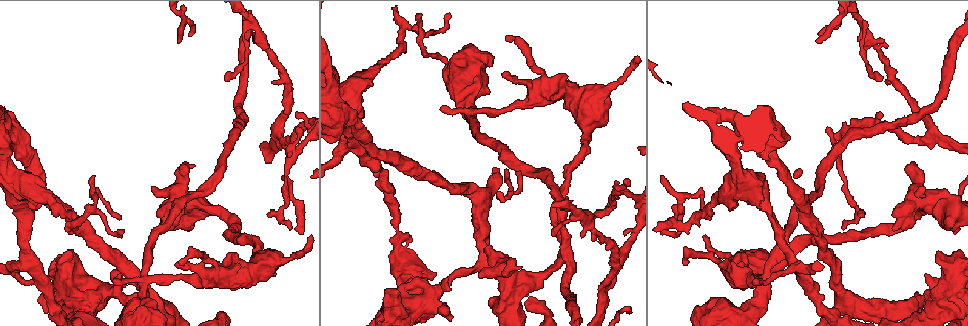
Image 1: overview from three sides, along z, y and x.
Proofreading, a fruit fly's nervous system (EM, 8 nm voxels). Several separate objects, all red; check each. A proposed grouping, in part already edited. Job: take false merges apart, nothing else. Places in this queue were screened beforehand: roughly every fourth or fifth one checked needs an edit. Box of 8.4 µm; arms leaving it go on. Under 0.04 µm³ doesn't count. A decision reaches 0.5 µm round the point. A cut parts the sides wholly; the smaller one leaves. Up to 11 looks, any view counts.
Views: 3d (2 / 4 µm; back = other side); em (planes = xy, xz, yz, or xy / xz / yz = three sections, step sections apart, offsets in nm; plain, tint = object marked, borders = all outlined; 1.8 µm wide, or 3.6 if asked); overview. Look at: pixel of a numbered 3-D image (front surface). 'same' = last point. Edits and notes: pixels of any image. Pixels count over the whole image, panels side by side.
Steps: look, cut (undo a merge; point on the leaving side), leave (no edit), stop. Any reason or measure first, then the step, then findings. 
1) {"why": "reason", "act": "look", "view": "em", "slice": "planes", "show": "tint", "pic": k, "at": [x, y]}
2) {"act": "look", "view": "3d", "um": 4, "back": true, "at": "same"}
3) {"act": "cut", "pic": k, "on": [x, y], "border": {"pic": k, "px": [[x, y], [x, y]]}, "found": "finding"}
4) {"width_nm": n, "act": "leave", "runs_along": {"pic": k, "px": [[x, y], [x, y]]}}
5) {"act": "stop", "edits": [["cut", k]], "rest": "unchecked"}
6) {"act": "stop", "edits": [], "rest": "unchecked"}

{"why": "three-way junction", "act": "look", "view": "em", "slice": "xy", "step": 4, "show": "plain", "pic": 1, "at": [789, 255]}

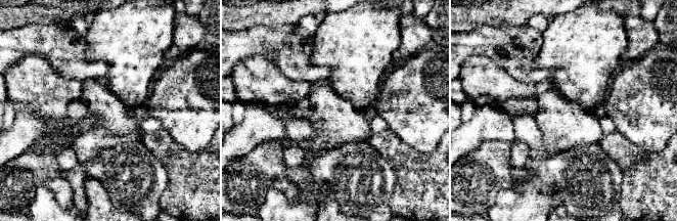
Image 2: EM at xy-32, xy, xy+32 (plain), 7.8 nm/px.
{"why": "with the object marked", "act": "look", "view": "em", "slice": "xy", "step": 4, "show": "tint", "at": "same"}

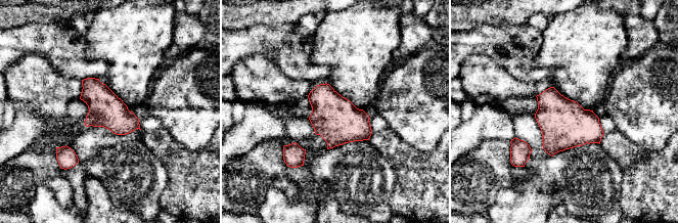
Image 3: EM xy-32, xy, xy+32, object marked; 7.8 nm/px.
{"act": "leave", "found": "all the same neuron"}

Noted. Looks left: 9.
{"why": "sharp bend", "act": "look", "view": "em", "slice": "planes", "show": "borders", "pic": 1, "at": [79, 222]}

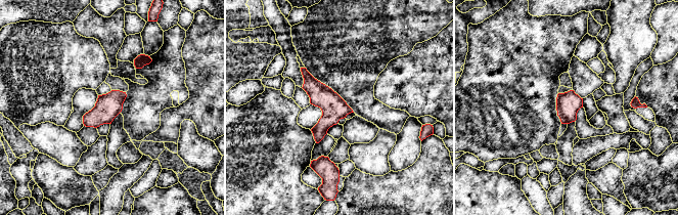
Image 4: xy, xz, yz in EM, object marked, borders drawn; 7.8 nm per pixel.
{"act": "leave", "found": "continuous, no second neuron"}

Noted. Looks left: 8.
{"why": "sudden change in width", "act": "look", "view": "em", "slice": "yz", "step": 16, "show": "tint", "pic": 1, "at": [469, 115]}

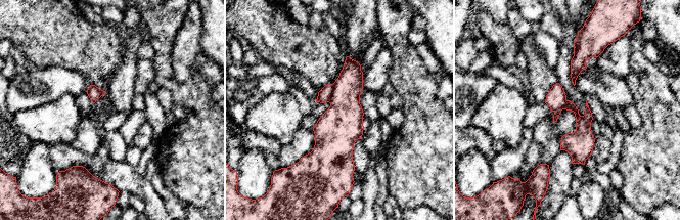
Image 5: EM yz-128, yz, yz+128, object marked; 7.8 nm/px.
{"act": "cut", "pic": 5, "on": [343, 123], "border": {"pic": 5, "px": [[331, 84], [332, 91], [328, 101]]}, "found": "two neurons meet here"}

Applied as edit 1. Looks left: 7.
{"why": "thick turns thin", "act": "look", "view": "em", "slice": "planes", "show": "plain", "pic": 1, "at": [167, 207]}

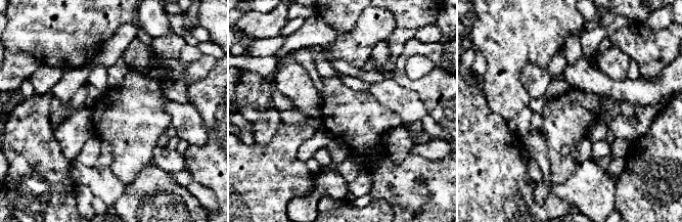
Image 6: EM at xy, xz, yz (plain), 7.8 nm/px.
{"why": "see the neighbours", "act": "look", "view": "em", "slice": "planes", "show": "borders", "at": "same"}

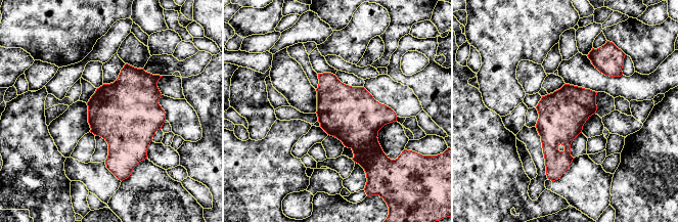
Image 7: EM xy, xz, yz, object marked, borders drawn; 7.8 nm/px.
{"act": "leave", "found": "continuous, no second neuron"}

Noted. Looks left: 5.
{"act": "stop", "edits": [["cut", 5]], "rest": "unchecked"}

